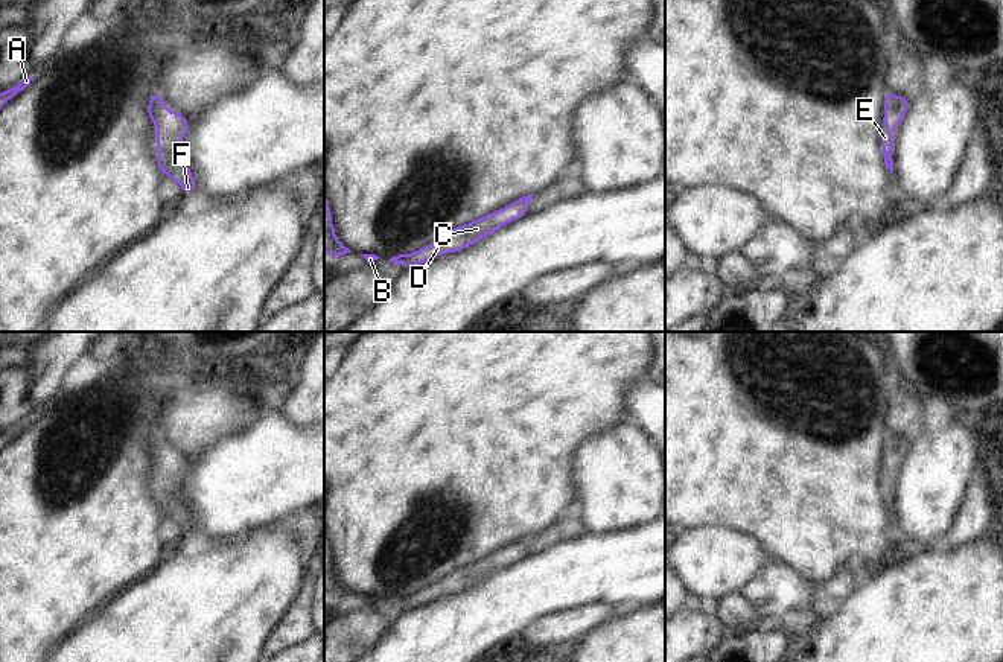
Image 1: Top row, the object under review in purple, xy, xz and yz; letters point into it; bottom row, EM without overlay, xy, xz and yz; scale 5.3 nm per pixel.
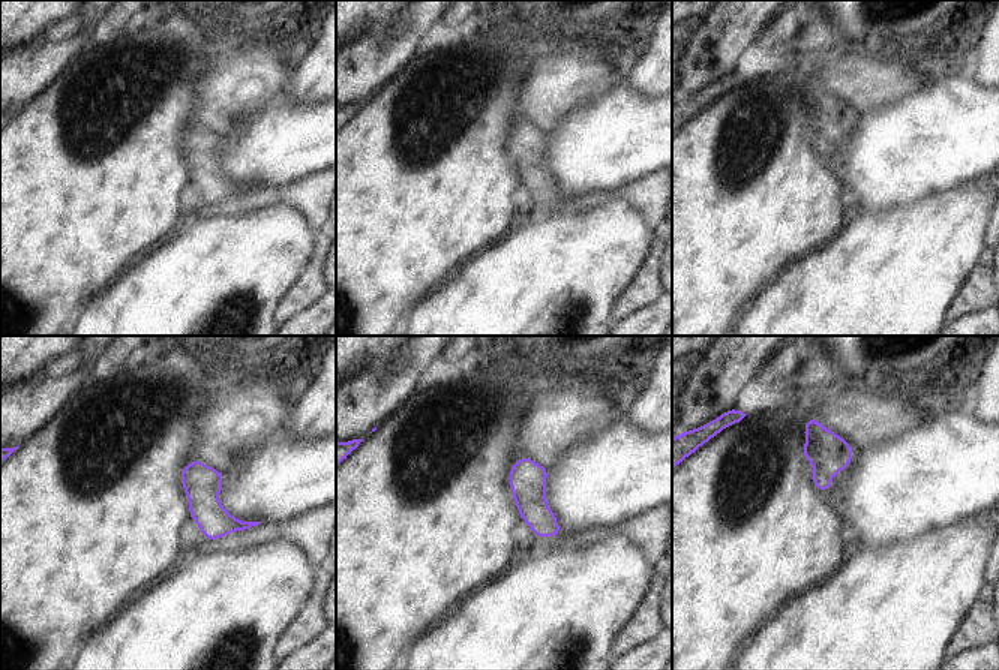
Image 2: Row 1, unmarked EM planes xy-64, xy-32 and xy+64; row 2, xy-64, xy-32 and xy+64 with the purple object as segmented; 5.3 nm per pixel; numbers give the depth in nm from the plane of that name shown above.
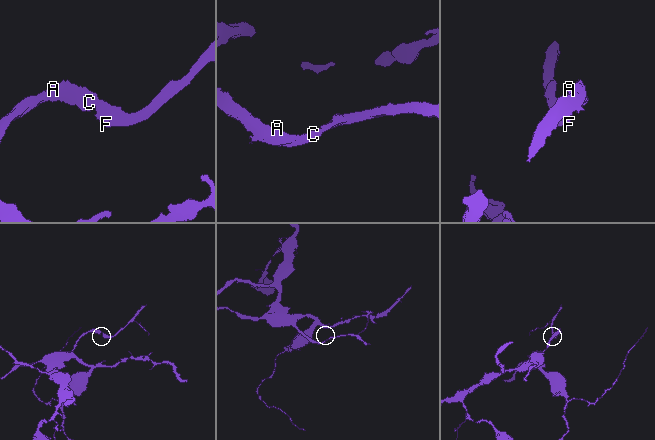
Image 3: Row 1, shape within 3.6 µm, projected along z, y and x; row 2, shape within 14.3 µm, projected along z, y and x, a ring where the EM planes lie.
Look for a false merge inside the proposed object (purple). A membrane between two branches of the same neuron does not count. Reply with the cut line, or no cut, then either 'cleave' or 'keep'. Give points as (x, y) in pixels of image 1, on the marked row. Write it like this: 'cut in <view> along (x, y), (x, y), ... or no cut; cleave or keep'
no cut; keep

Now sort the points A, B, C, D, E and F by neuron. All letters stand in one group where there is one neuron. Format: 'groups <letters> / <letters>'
groups A B C D E F

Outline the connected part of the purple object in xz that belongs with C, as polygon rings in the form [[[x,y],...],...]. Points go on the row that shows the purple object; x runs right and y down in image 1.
[[[533,195],[522,196],[517,201],[504,205],[499,212],[490,212],[472,222],[458,225],[438,240],[434,240],[414,253],[391,257],[390,260],[393,263],[400,263],[403,268],[412,268],[431,262],[441,254],[458,253],[482,240],[505,224],[522,219],[528,213],[528,201],[531,198]]]

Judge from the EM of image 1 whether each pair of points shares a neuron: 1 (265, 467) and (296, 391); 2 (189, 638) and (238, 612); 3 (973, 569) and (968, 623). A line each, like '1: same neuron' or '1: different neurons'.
1: different neurons
2: same neuron
3: same neuron

